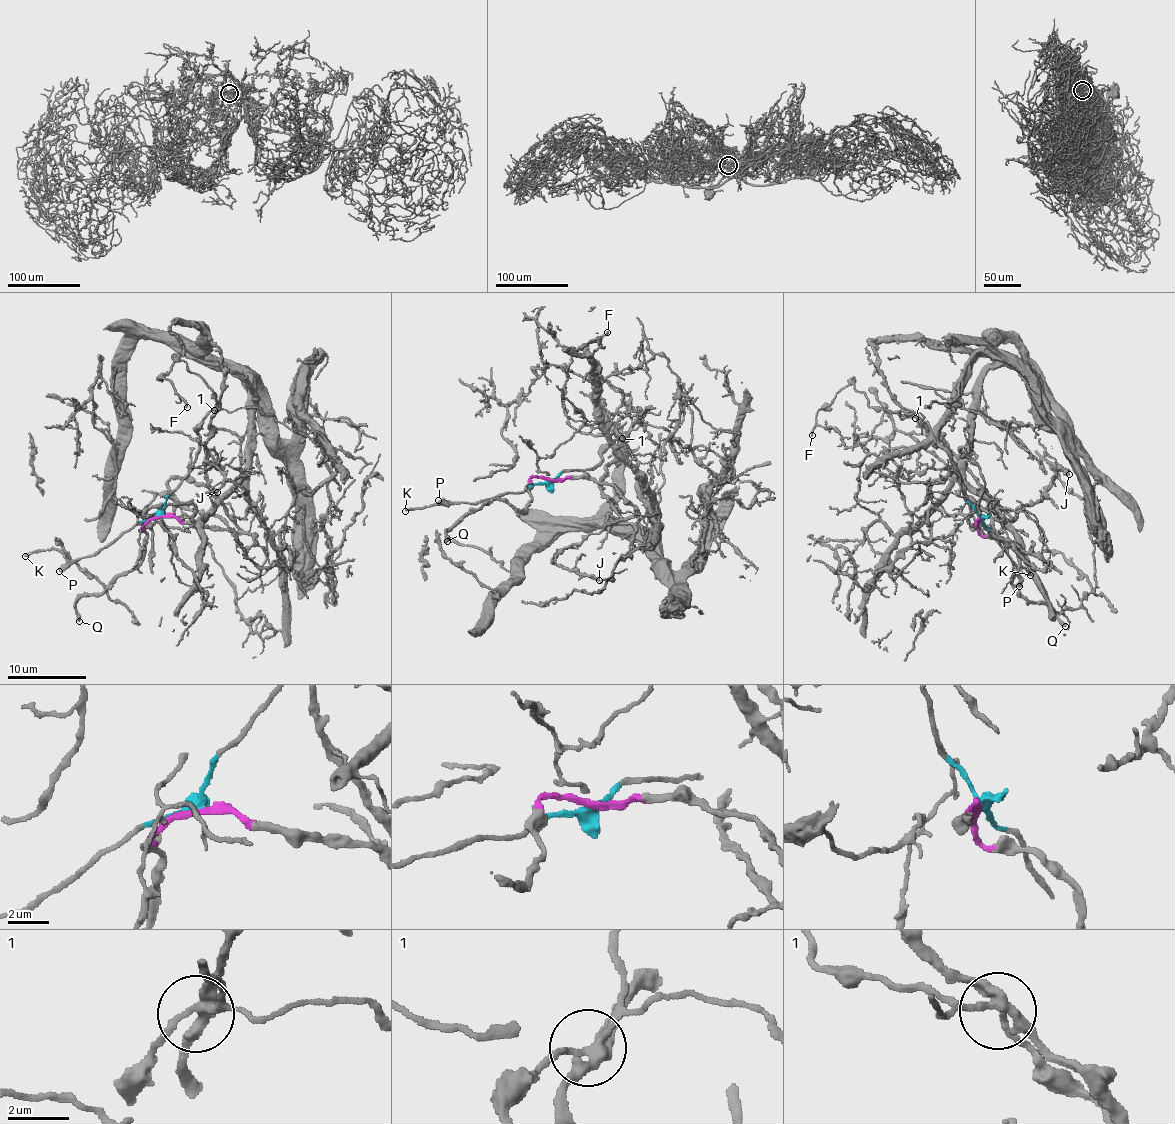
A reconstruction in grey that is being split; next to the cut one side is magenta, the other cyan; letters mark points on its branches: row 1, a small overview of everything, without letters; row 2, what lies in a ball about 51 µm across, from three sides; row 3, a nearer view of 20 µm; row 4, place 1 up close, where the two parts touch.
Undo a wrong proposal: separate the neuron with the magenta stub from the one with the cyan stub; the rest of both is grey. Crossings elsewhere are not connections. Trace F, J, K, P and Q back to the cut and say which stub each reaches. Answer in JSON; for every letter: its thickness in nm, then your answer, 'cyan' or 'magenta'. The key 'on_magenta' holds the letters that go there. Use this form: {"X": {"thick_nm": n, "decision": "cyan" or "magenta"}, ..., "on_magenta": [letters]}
{"F": {"thick_nm": 190, "decision": "cyan"}, "J": {"thick_nm": 320, "decision": "magenta"}, "K": {"thick_nm": 220, "decision": "cyan"}, "P": {"thick_nm": 440, "decision": "cyan"}, "Q": {"thick_nm": 380, "decision": "magenta"}, "on_magenta": ["J", "Q"]}

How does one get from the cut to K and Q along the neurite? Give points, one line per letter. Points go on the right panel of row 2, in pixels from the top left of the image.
K: (979, 520), (998, 540), (1016, 566), (1017, 574), (1019, 566), (1031, 575)
Q: (979, 522), (981, 536), (999, 536), (1018, 558), (1013, 586), (1028, 600), (1043, 603), (1066, 626)

